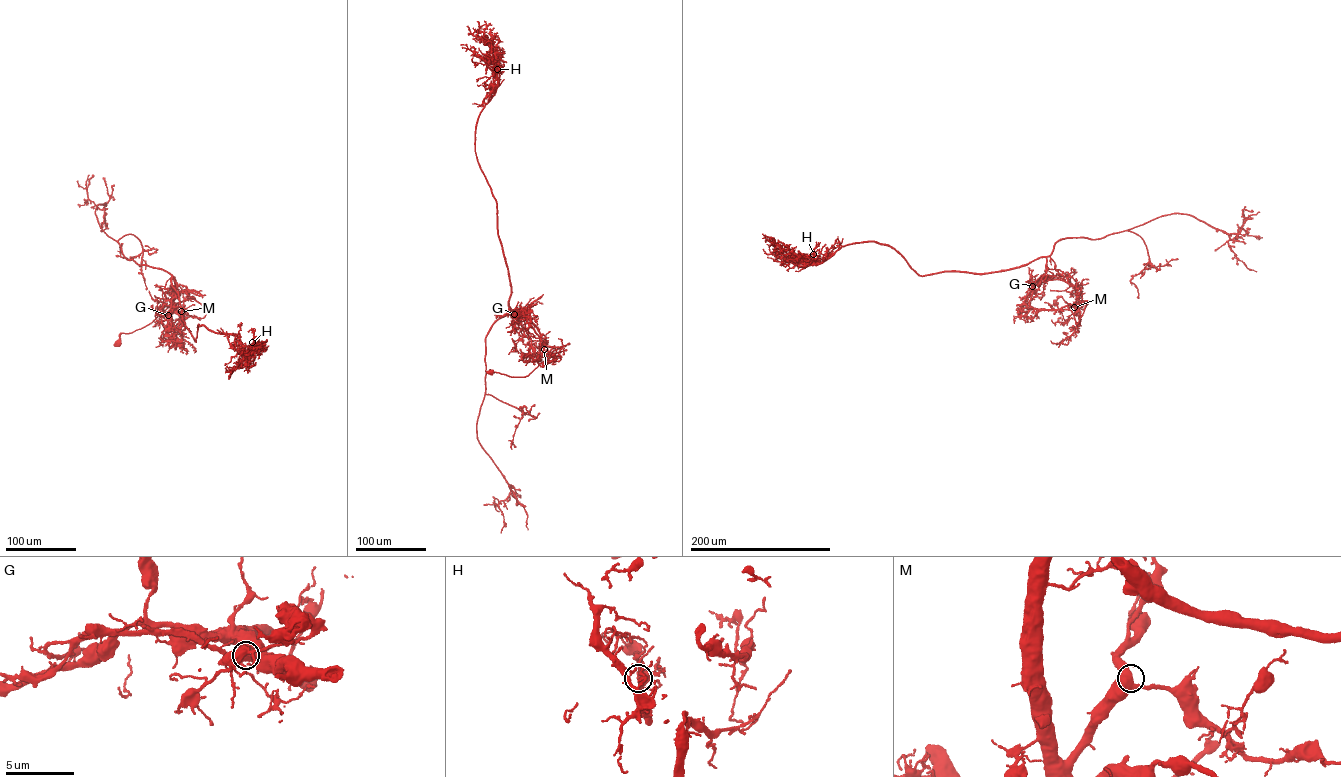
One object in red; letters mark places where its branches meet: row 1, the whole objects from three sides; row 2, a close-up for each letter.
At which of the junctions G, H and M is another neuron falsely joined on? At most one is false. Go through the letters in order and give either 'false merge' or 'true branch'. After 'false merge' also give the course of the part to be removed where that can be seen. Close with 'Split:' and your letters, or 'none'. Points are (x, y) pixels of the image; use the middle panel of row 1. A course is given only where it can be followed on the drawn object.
G: false merge | (514, 314), (519, 318), (530, 339), (538, 365), (524, 377), (487, 373)
H: true branch
M: true branch
Split: G

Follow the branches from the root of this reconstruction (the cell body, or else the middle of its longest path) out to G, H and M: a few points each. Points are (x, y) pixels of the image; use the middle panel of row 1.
G: (491, 371), (524, 377), (538, 365), (530, 337), (520, 318), (514, 314)
H: (491, 371), (524, 377), (538, 365), (509, 306), (497, 202), (475, 149), (477, 120), (495, 93), (497, 69)
M: (491, 371), (511, 376), (528, 376), (538, 366), (538, 358), (544, 349)

